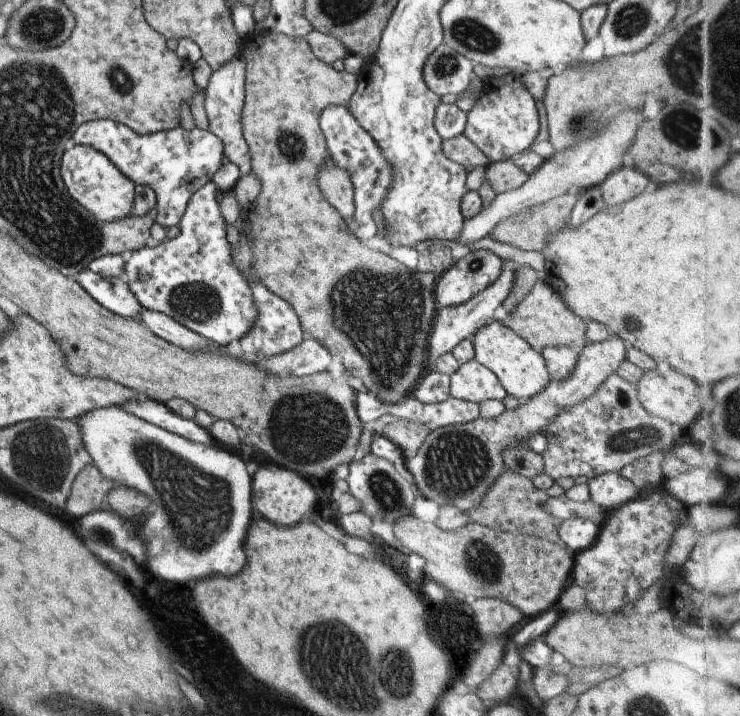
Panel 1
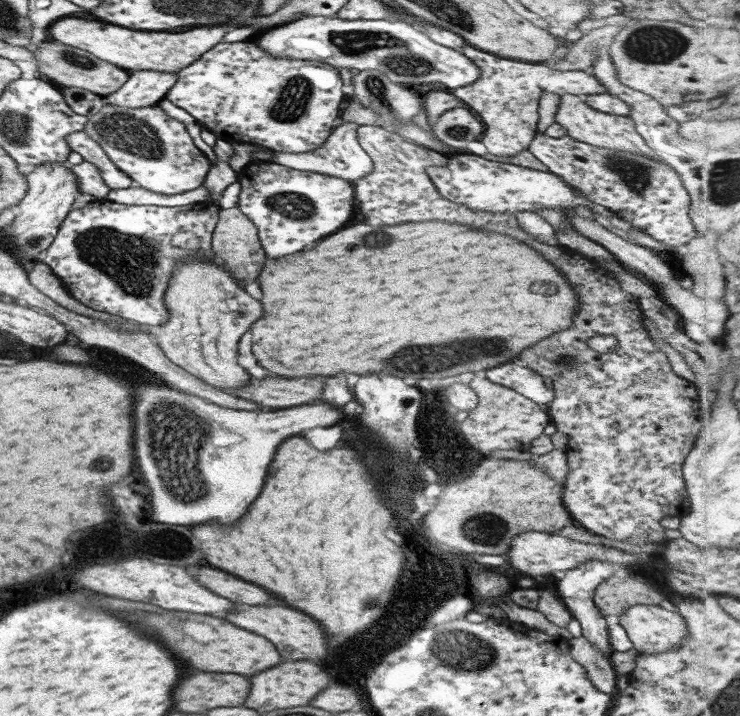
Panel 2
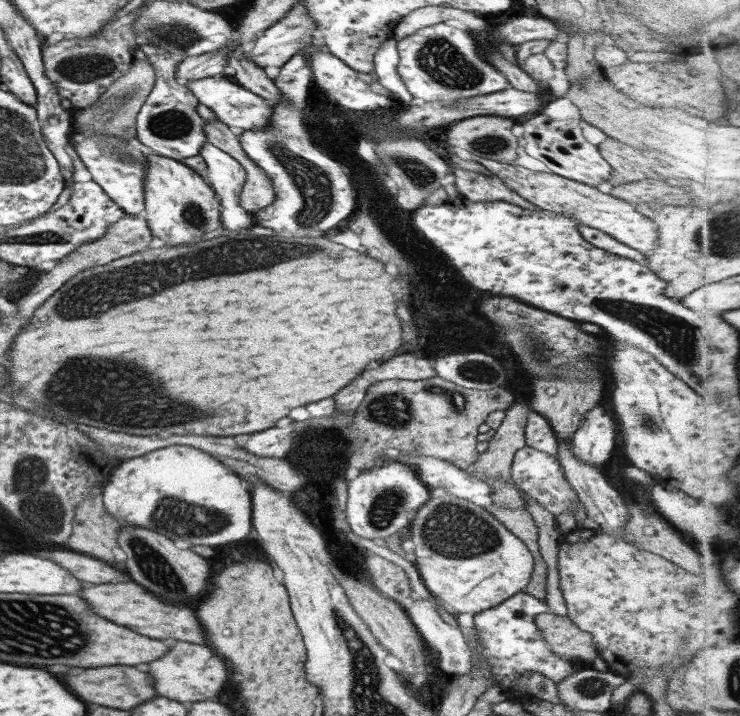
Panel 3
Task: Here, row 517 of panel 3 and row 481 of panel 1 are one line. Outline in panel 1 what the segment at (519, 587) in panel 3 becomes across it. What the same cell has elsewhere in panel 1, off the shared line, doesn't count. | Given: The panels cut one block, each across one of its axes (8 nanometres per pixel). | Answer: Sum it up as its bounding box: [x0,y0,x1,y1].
[405,335,627,512]

